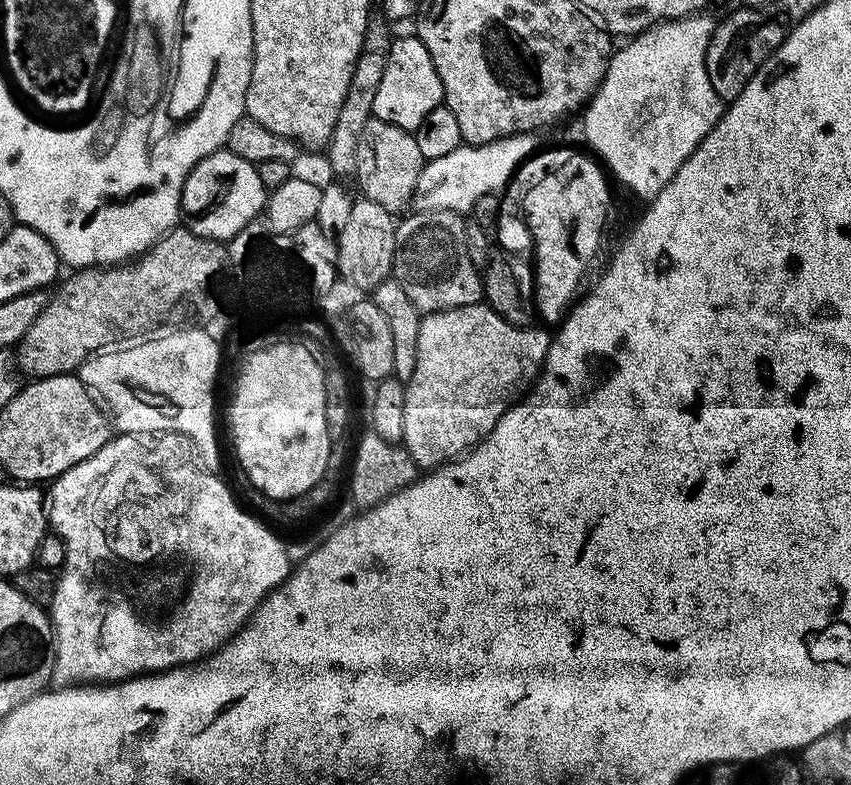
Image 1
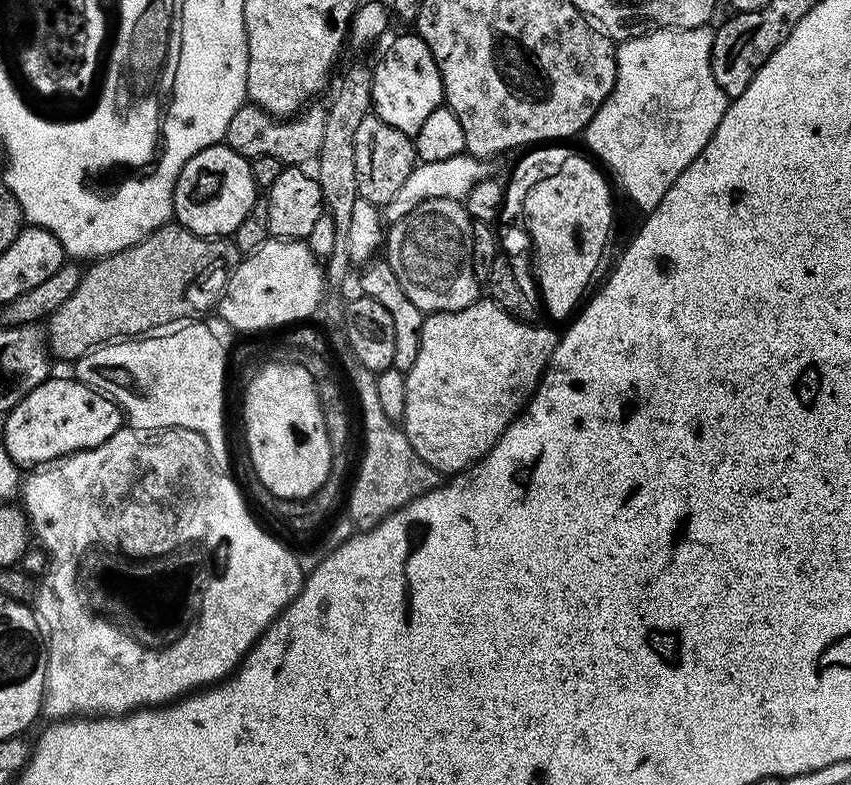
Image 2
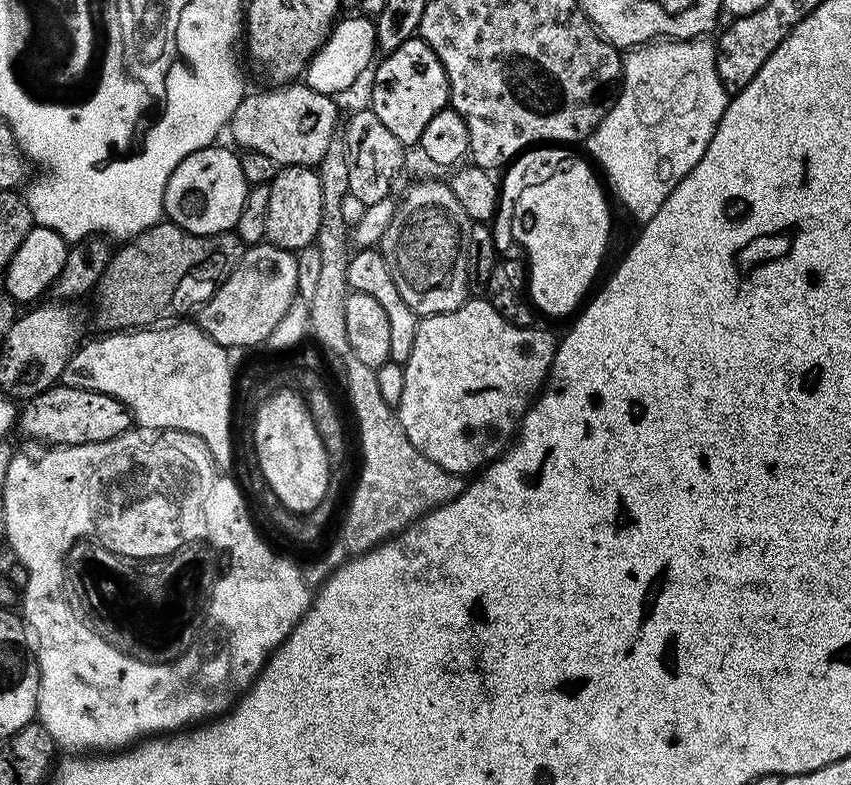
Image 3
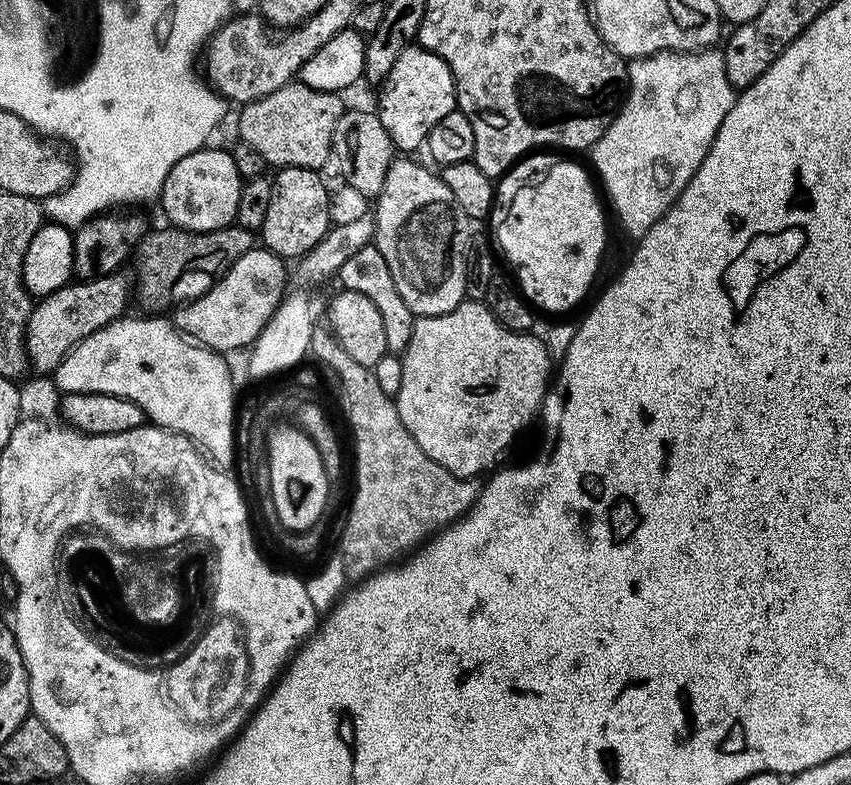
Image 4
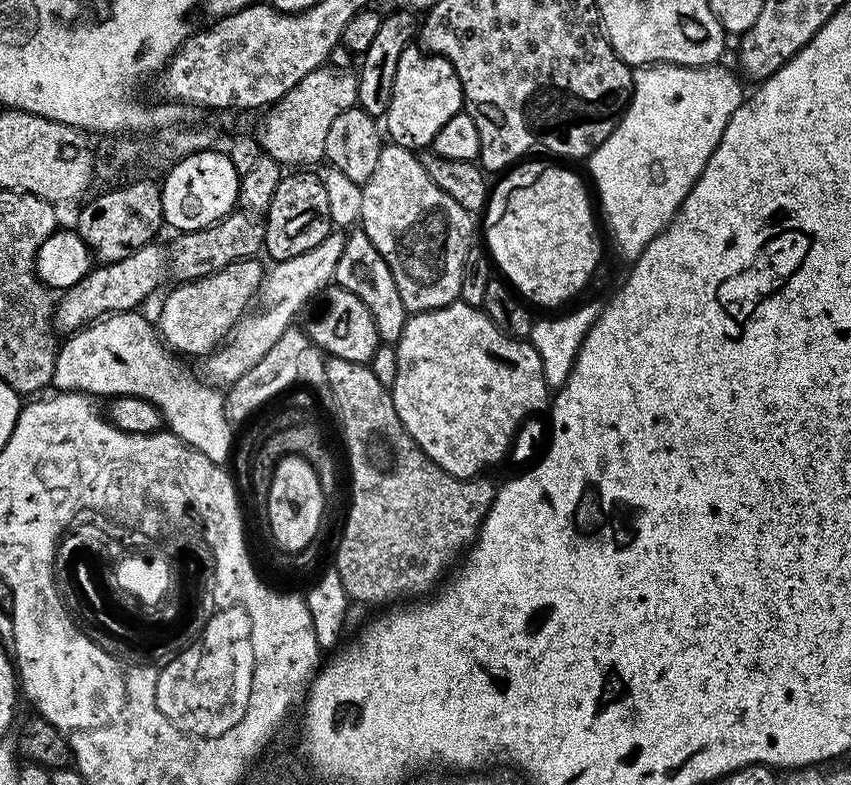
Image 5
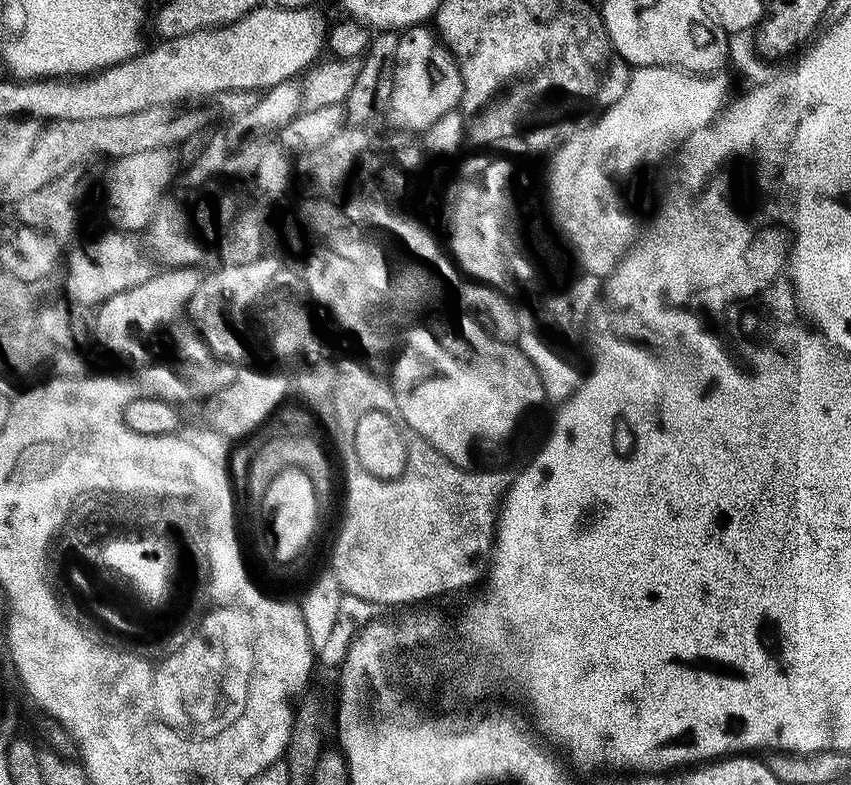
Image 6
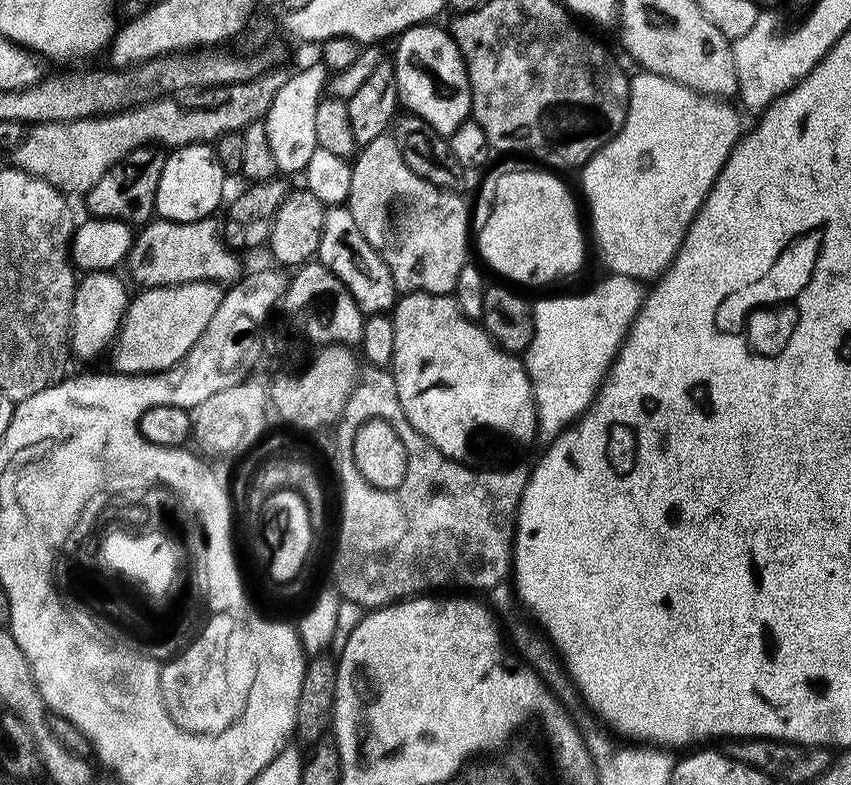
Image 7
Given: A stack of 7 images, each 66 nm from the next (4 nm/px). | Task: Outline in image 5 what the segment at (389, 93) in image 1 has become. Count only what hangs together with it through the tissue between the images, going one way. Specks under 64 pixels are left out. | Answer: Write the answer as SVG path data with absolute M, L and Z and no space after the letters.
M419 46L402 50L402 58L398 58L398 70L394 70L390 106L382 117L387 139L389 136L400 148L427 149L434 134L438 134L438 130L442 130L442 126L446 126L446 122L450 122L450 118L454 118L454 114L461 112L463 107L462 86L449 60L434 56Z

